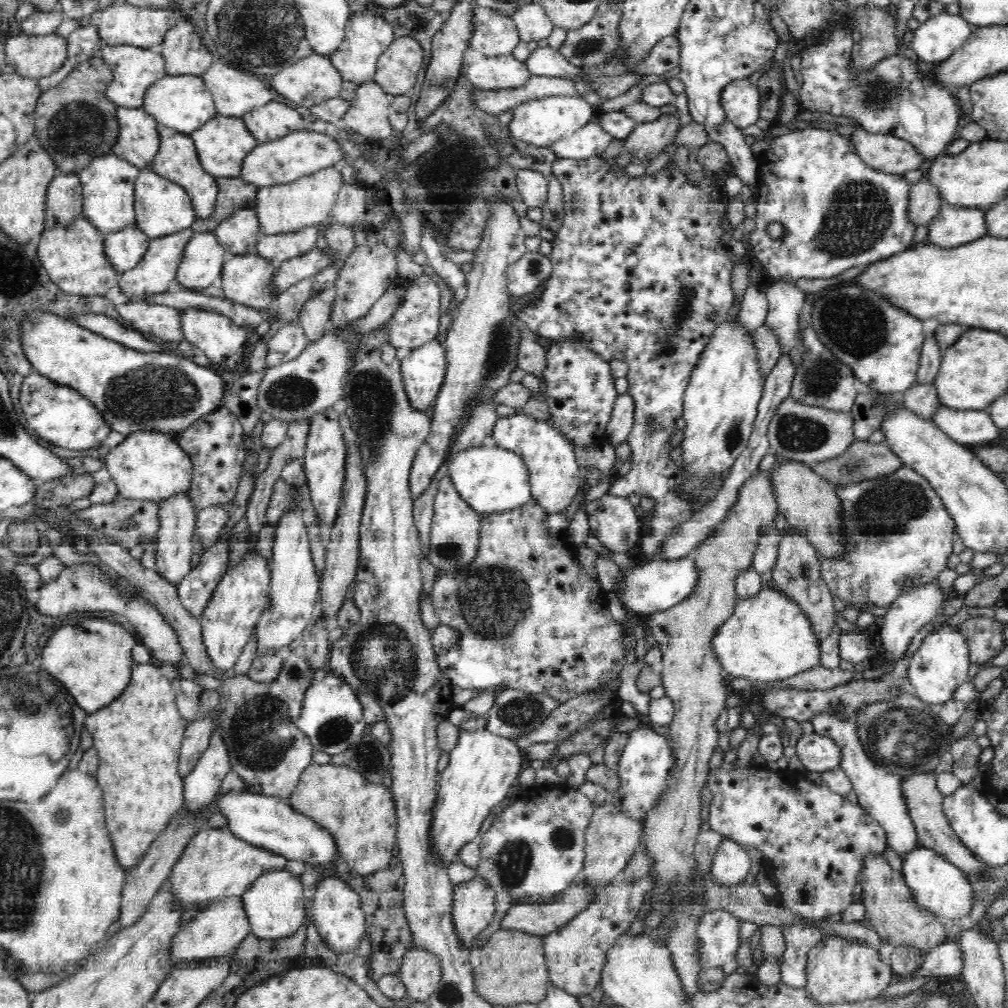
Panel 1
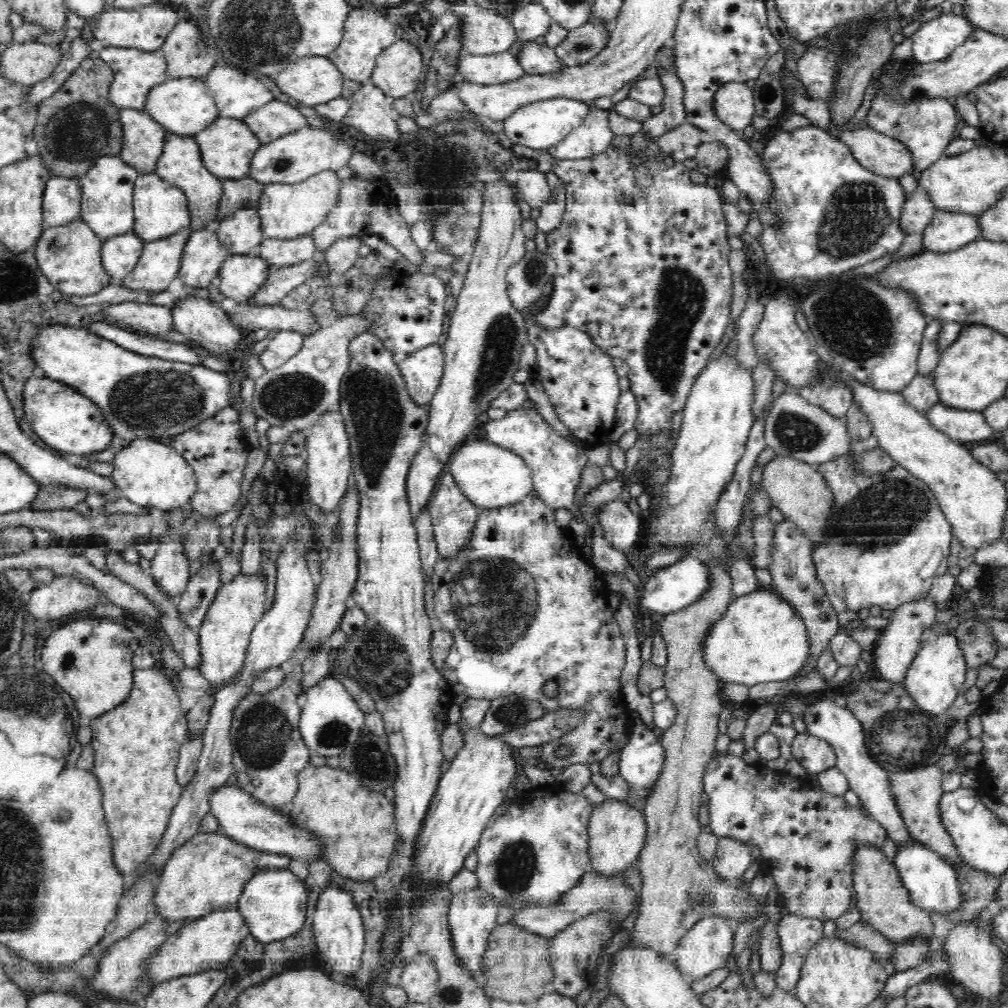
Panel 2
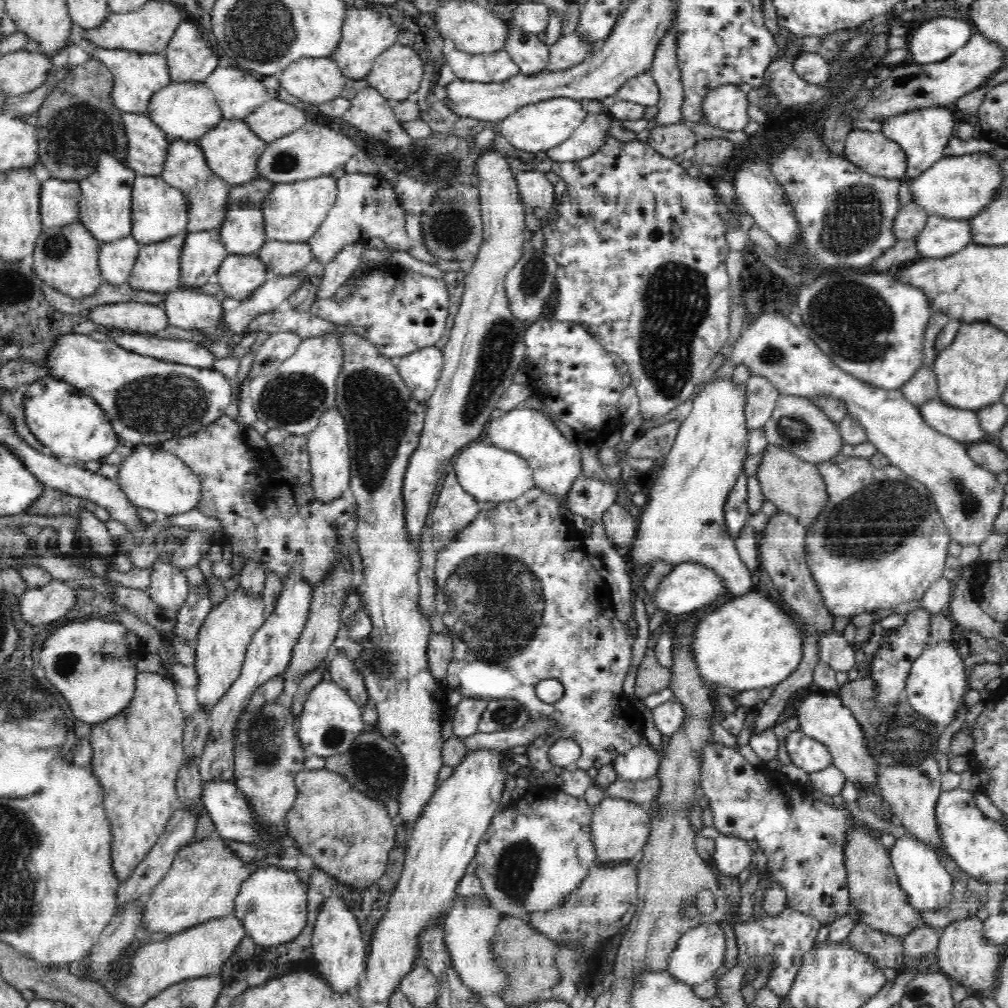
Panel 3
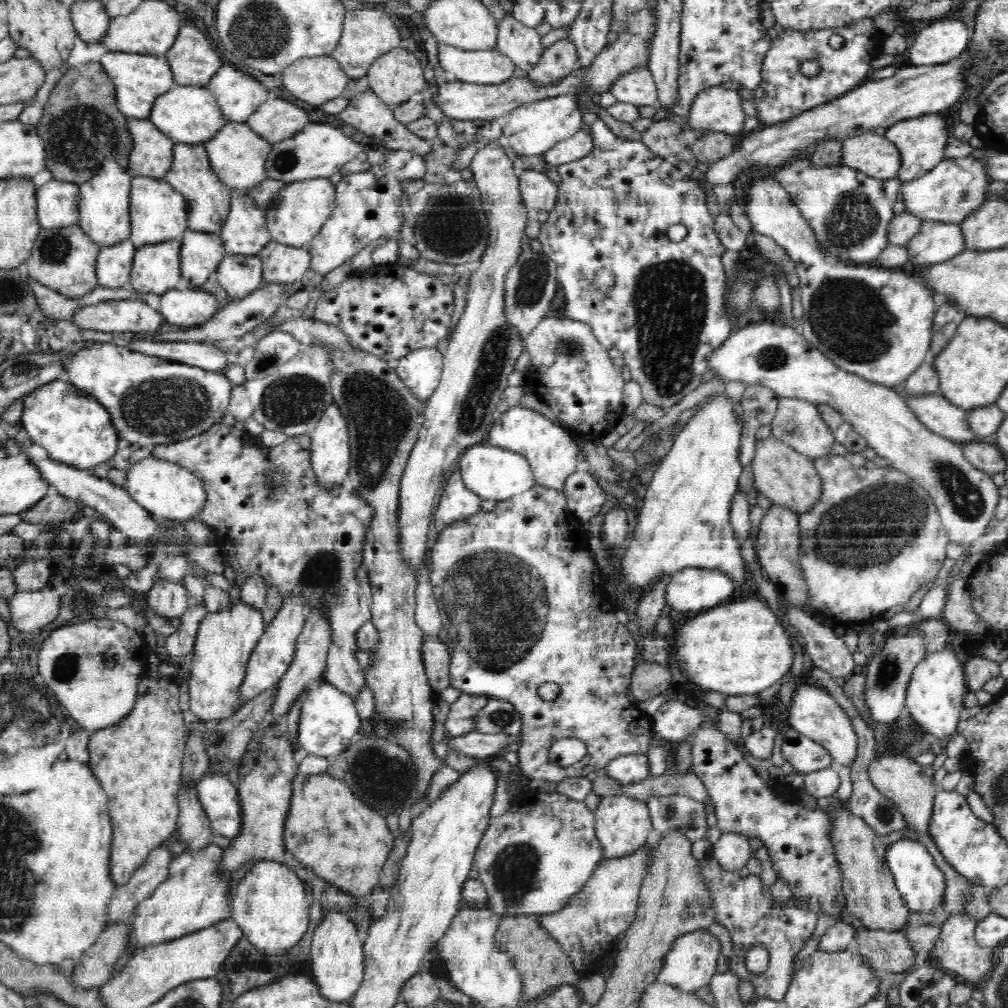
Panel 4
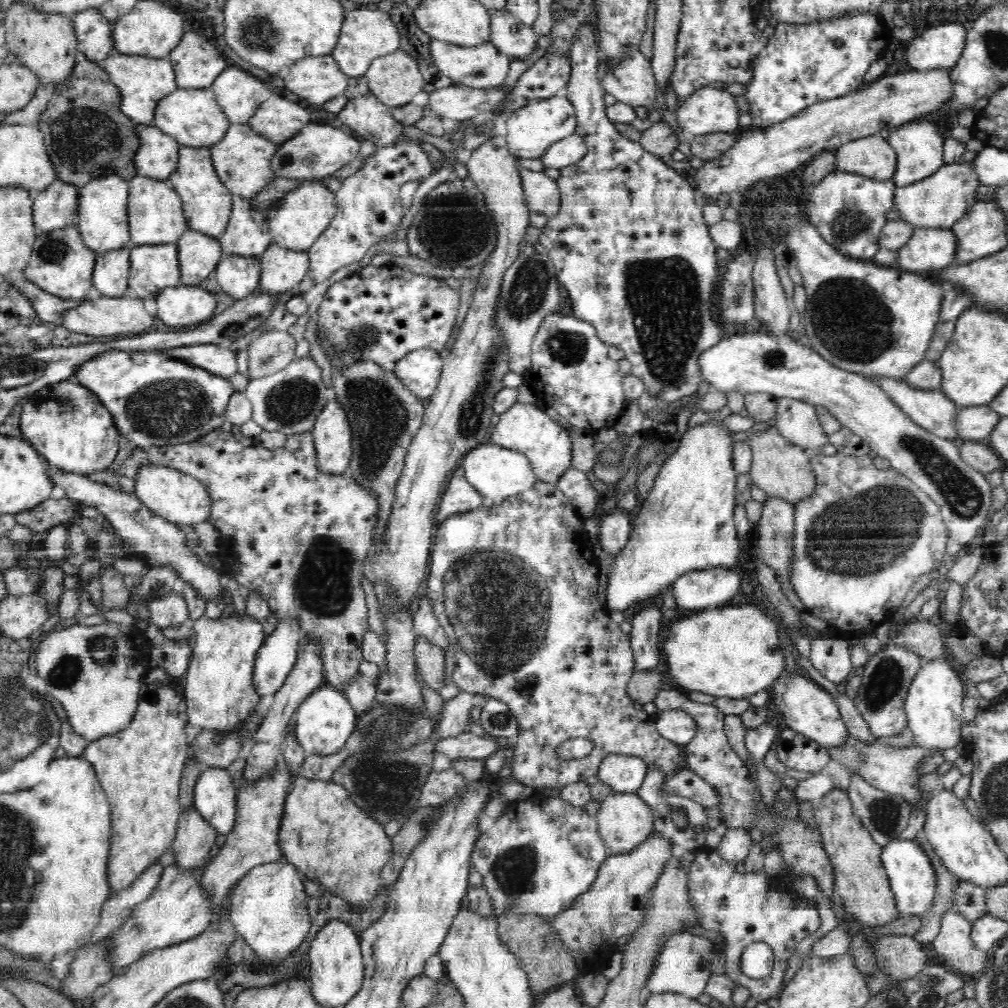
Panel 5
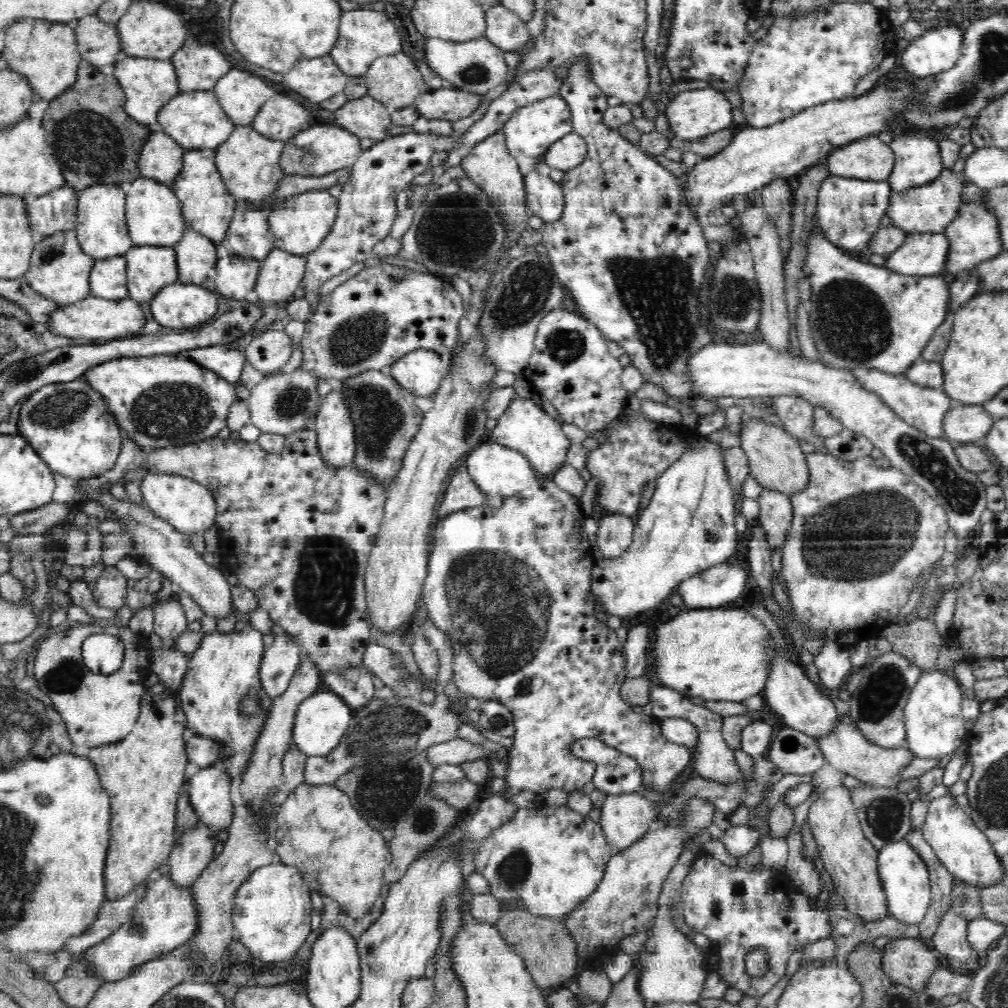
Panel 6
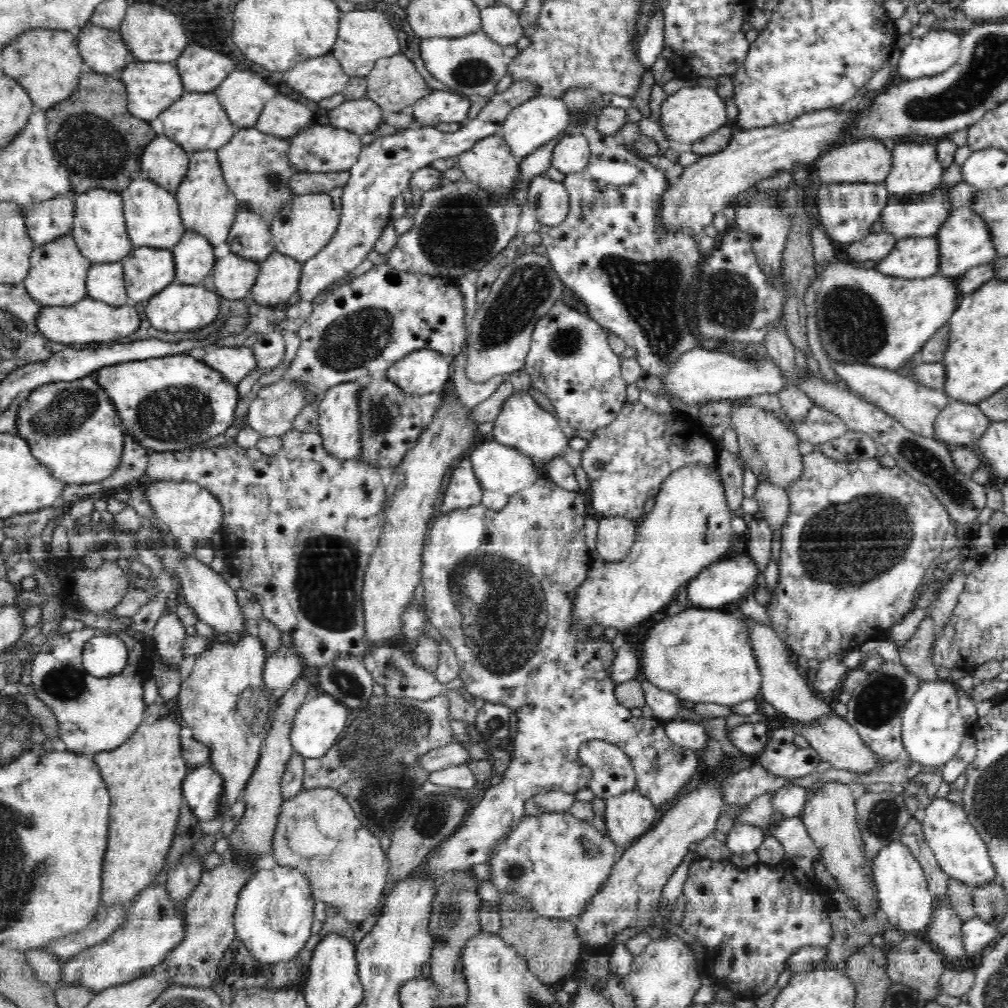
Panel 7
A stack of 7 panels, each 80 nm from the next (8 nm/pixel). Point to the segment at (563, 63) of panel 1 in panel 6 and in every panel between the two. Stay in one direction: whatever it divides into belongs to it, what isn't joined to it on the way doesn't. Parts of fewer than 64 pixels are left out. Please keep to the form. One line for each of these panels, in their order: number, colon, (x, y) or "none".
2: (535, 58)
3: (531, 55)
4: (521, 43)
5: (512, 37)
6: (504, 28)

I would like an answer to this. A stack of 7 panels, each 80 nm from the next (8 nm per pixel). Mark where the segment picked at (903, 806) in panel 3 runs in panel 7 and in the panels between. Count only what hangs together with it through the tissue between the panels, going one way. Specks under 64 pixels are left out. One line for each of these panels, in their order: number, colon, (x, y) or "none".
4: (910, 786)
5: (891, 769)
6: (847, 749)
7: (835, 741)

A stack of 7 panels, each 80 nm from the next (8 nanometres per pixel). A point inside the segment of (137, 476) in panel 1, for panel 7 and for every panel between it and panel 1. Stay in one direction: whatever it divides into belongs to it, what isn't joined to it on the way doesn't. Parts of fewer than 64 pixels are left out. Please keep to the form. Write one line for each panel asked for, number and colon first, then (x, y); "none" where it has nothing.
2: (148, 473)
3: (158, 480)
4: (166, 489)
5: (181, 499)
6: (187, 505)
7: (193, 514)

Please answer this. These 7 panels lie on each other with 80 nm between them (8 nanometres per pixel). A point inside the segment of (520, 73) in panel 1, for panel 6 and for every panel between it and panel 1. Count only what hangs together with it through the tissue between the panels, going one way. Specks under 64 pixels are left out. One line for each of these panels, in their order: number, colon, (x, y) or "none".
2: (494, 69)
3: (495, 67)
4: (490, 66)
5: (480, 66)
6: (478, 66)

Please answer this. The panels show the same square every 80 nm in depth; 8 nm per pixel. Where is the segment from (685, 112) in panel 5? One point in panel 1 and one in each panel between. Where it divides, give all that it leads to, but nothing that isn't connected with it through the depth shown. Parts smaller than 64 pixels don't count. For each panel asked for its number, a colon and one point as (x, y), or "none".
1: (741, 100)
2: (733, 104)
3: (727, 107)
4: (719, 110)

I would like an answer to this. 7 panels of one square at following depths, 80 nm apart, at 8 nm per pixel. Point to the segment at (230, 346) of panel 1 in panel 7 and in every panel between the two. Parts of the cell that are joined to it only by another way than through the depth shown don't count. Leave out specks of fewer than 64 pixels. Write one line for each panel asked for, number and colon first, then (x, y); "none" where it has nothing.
2: (203, 320)
3: (184, 308)
4: (184, 308)
5: (181, 306)
6: (178, 305)
7: (179, 307)

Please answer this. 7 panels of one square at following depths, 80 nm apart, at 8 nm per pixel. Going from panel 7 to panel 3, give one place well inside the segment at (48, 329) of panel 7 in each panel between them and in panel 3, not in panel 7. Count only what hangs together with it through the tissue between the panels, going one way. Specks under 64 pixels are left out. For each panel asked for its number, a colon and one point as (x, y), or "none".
3: (135, 317)
4: (134, 316)
5: (108, 316)
6: (96, 319)

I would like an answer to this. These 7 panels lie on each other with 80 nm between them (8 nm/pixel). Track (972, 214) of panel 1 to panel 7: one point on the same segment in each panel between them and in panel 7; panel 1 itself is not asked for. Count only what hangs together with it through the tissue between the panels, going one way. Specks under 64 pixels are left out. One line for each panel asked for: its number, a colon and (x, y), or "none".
2: (948, 230)
3: (941, 236)
4: (935, 242)
5: (930, 248)
6: (920, 254)
7: (914, 257)

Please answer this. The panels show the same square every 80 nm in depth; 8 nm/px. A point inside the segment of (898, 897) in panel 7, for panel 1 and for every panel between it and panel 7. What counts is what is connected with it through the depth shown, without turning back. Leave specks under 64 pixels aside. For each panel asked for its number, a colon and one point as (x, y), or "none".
1: (937, 885)
2: (932, 882)
3: (928, 884)
4: (918, 879)
5: (912, 876)
6: (905, 879)

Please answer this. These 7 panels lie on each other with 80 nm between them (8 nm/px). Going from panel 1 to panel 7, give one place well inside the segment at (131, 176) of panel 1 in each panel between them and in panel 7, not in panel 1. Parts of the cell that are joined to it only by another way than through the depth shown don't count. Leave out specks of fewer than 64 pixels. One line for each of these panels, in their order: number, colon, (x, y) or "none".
2: (107, 188)
3: (105, 209)
4: (104, 206)
5: (103, 203)
6: (101, 228)
7: (99, 228)

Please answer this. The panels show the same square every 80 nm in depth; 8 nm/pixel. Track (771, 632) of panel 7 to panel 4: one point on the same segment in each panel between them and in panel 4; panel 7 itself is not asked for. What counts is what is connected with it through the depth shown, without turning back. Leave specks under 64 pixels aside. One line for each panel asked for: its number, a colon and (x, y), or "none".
4: (813, 712)
5: (806, 707)
6: (788, 691)

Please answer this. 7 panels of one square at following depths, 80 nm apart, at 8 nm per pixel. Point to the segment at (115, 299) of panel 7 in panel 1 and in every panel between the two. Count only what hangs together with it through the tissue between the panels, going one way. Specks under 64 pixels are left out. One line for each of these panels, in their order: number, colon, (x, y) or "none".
1: (124, 248)
2: (120, 253)
3: (116, 259)
4: (114, 263)
5: (111, 272)
6: (108, 279)

